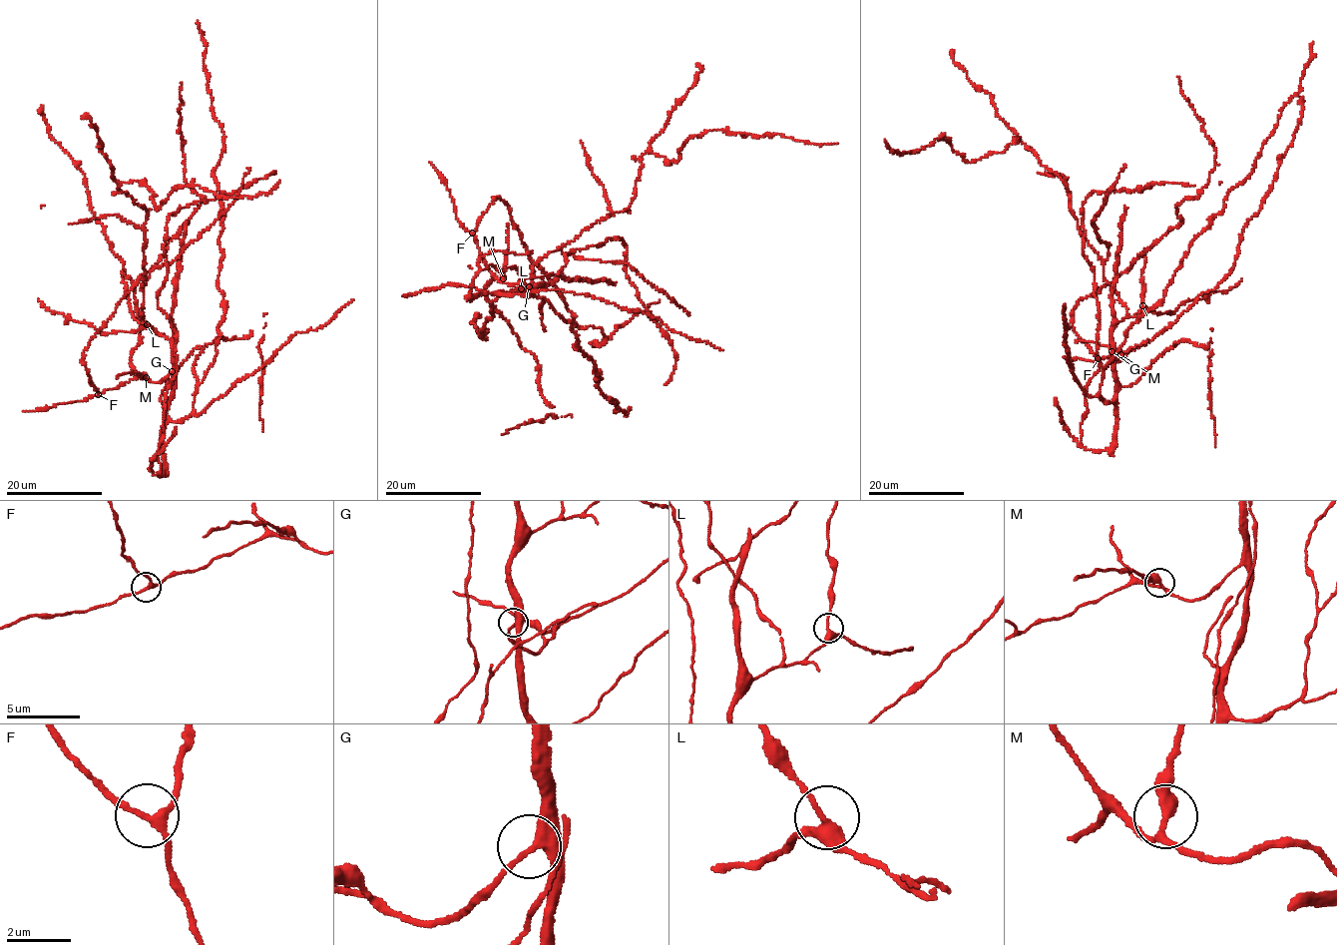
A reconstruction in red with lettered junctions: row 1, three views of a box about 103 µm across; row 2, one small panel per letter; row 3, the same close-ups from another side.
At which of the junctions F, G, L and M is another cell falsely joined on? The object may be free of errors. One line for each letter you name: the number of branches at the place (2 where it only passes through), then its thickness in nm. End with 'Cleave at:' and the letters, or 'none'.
Cleave at: none

